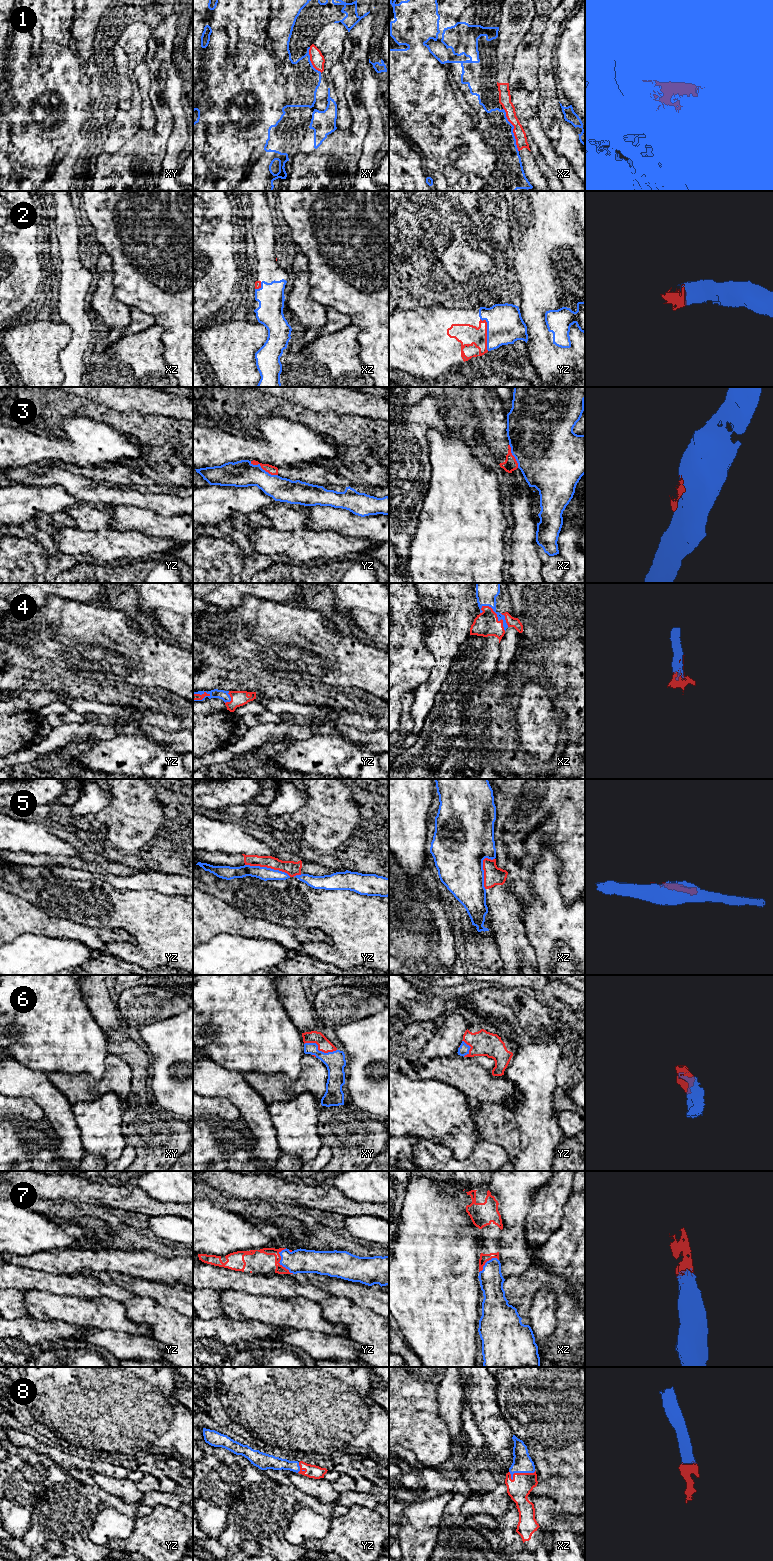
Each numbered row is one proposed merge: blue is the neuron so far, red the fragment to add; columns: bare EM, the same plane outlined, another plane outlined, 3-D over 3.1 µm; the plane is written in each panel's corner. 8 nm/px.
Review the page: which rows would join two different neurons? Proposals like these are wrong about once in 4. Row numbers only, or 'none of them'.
1, 3, 5

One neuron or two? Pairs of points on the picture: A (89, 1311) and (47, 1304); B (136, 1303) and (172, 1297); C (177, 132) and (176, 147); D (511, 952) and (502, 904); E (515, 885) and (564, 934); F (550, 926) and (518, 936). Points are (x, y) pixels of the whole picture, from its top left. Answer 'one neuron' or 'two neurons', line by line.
A: one neuron
B: two neurons
C: one neuron
D: one neuron
E: two neurons
F: two neurons

